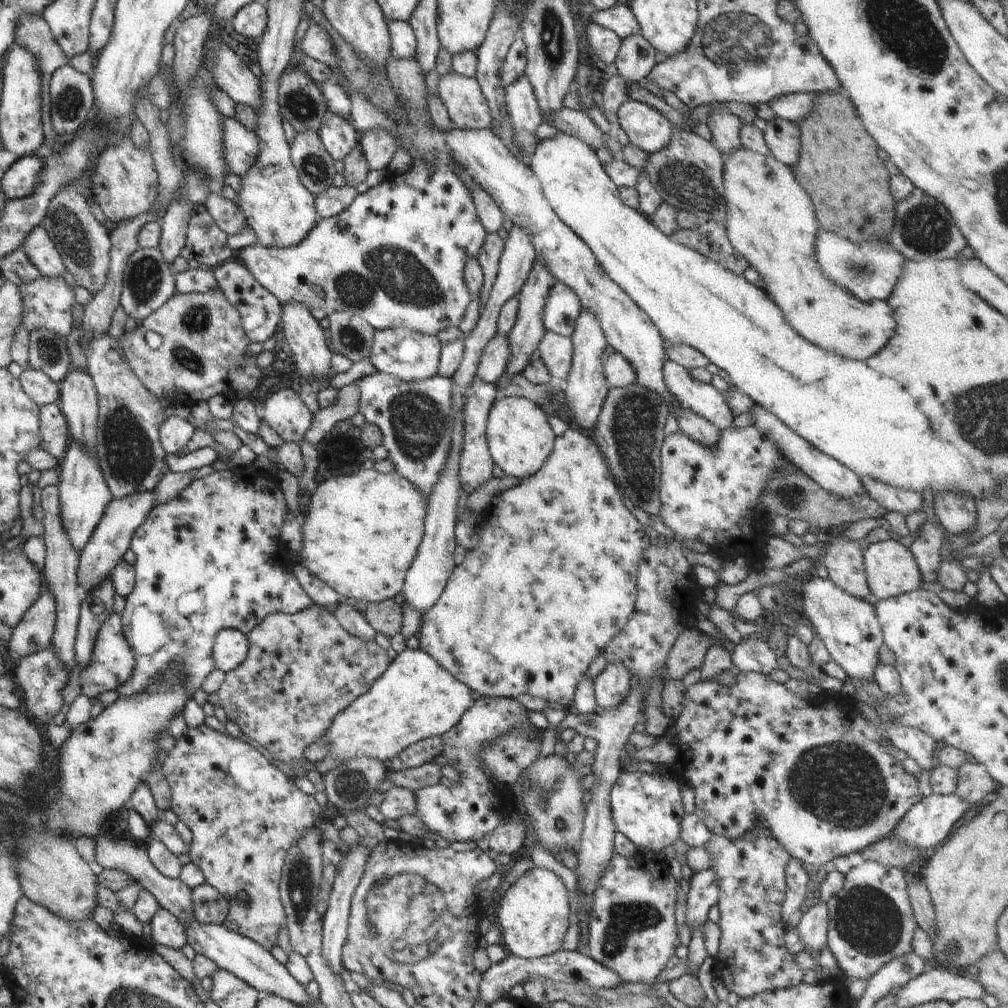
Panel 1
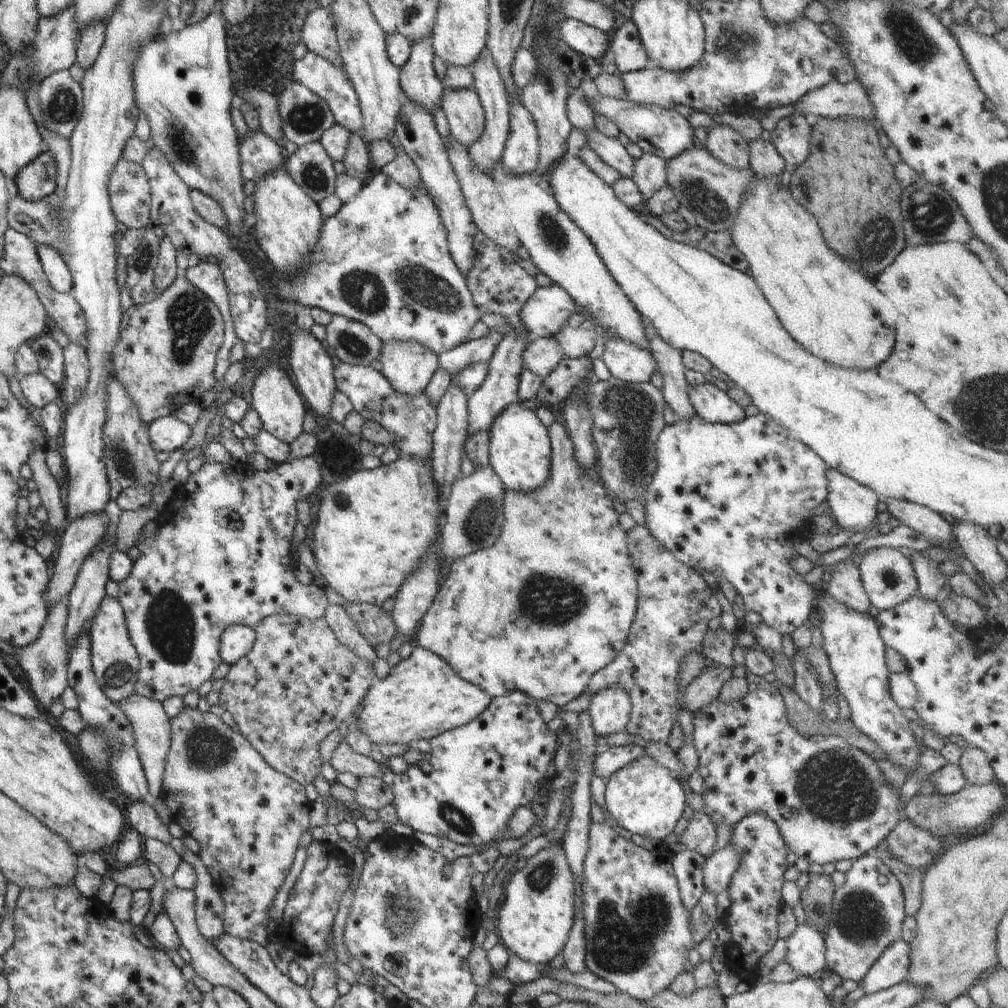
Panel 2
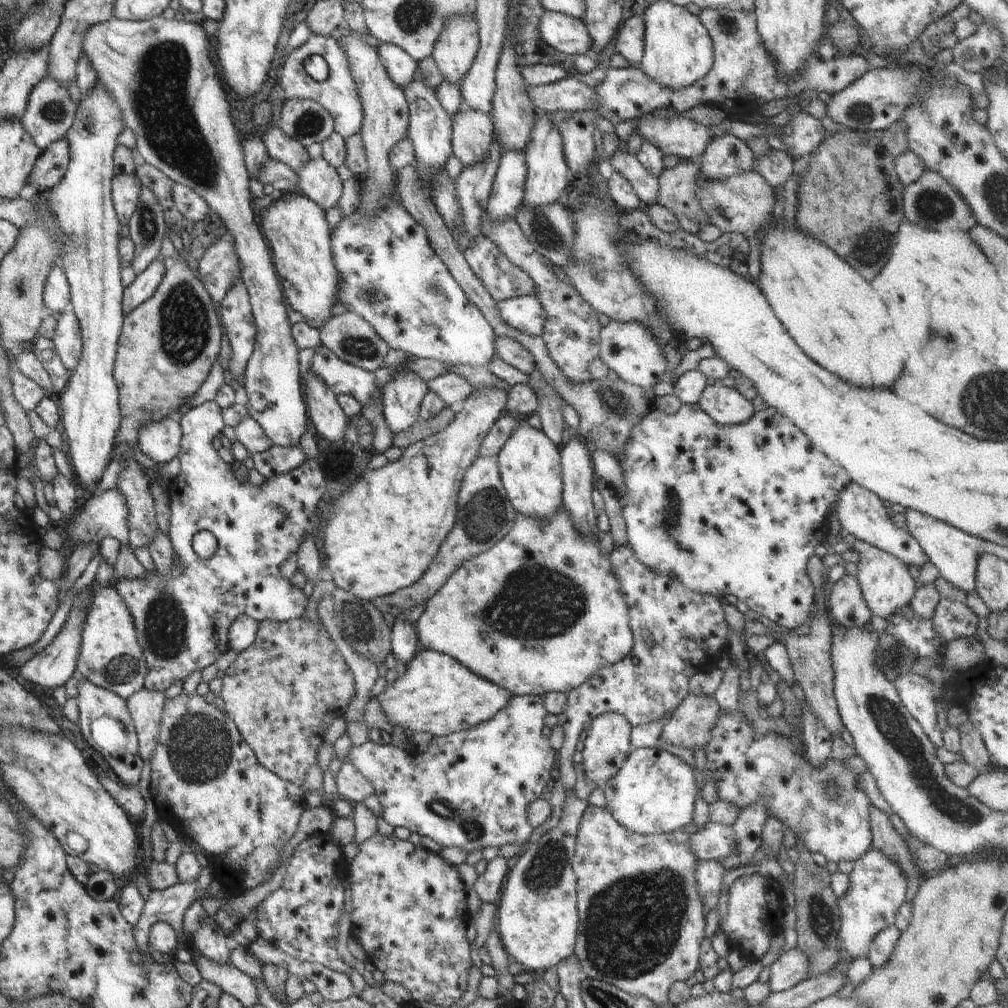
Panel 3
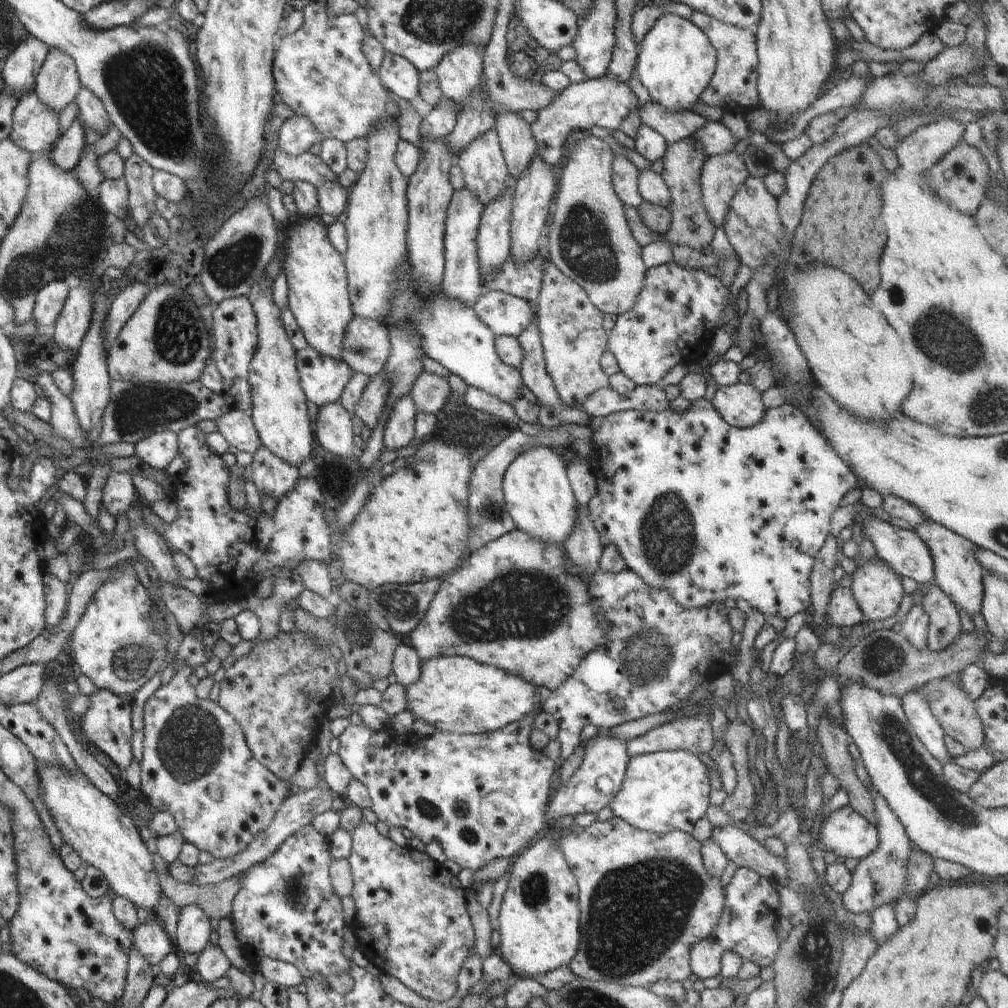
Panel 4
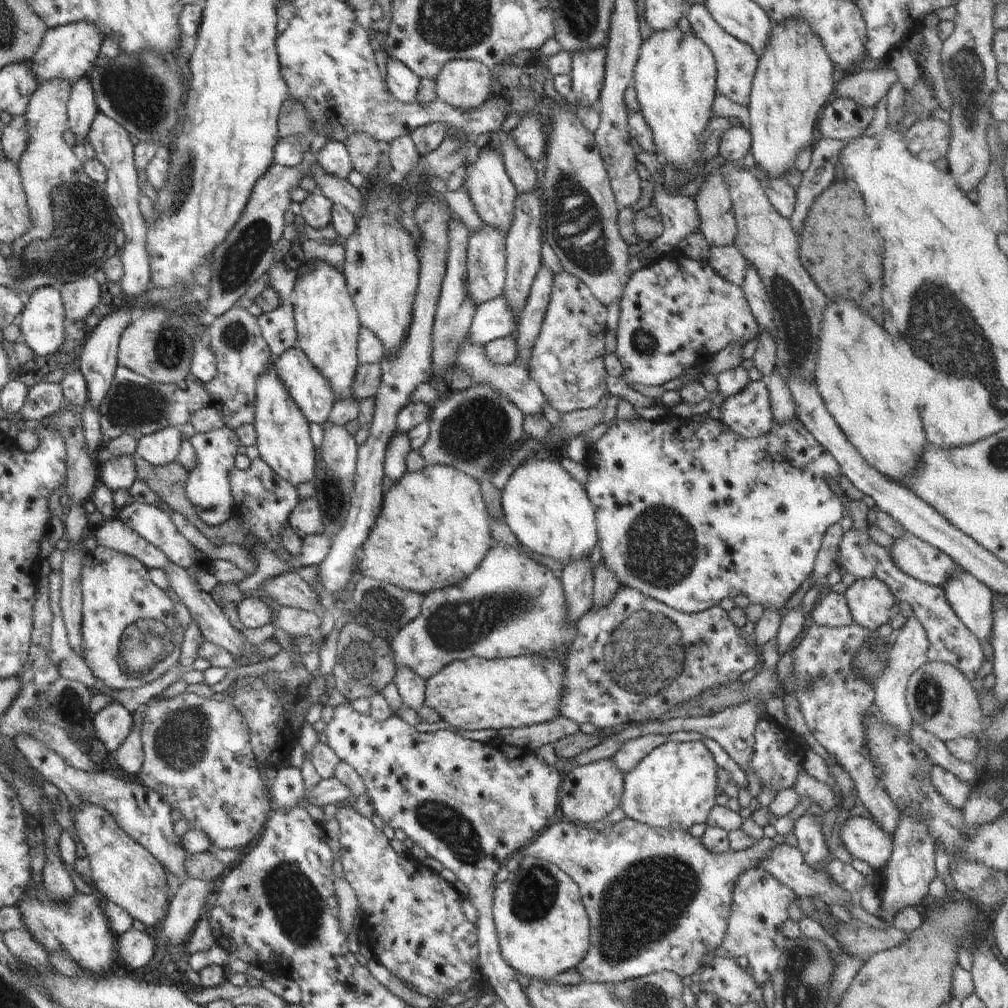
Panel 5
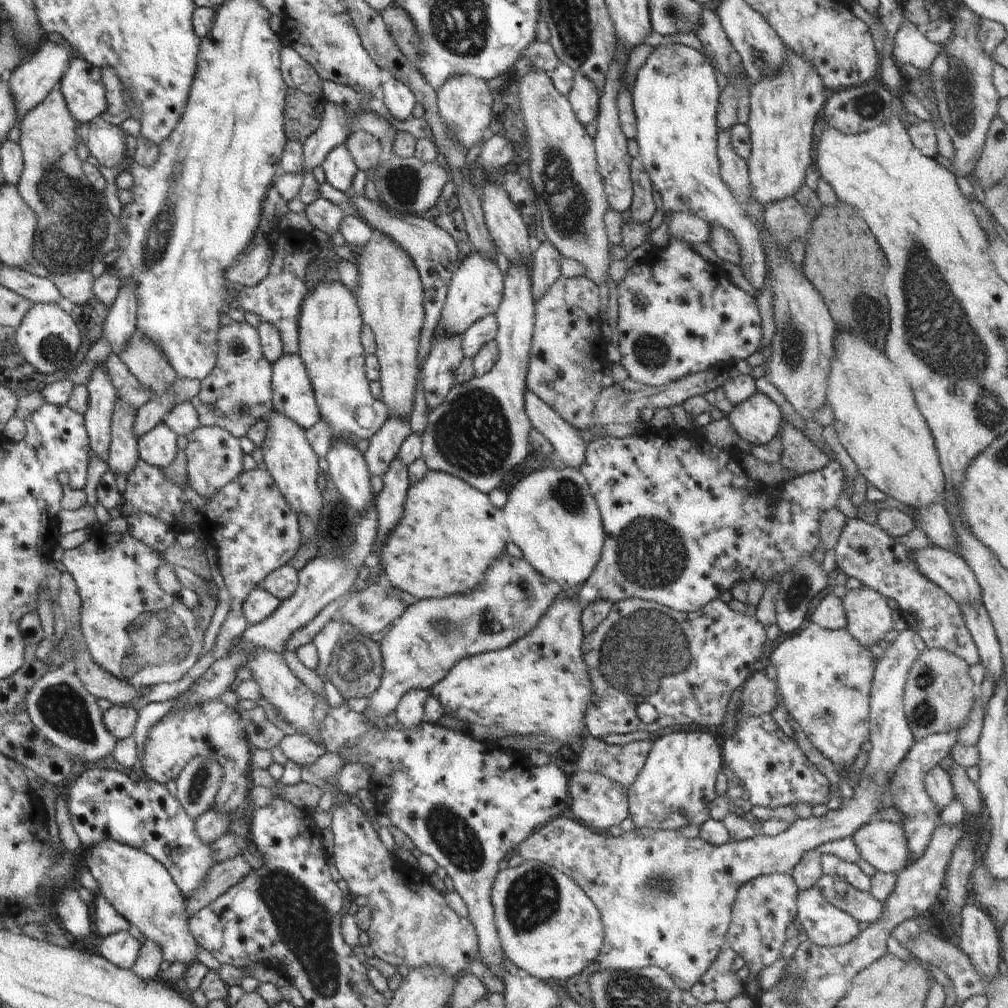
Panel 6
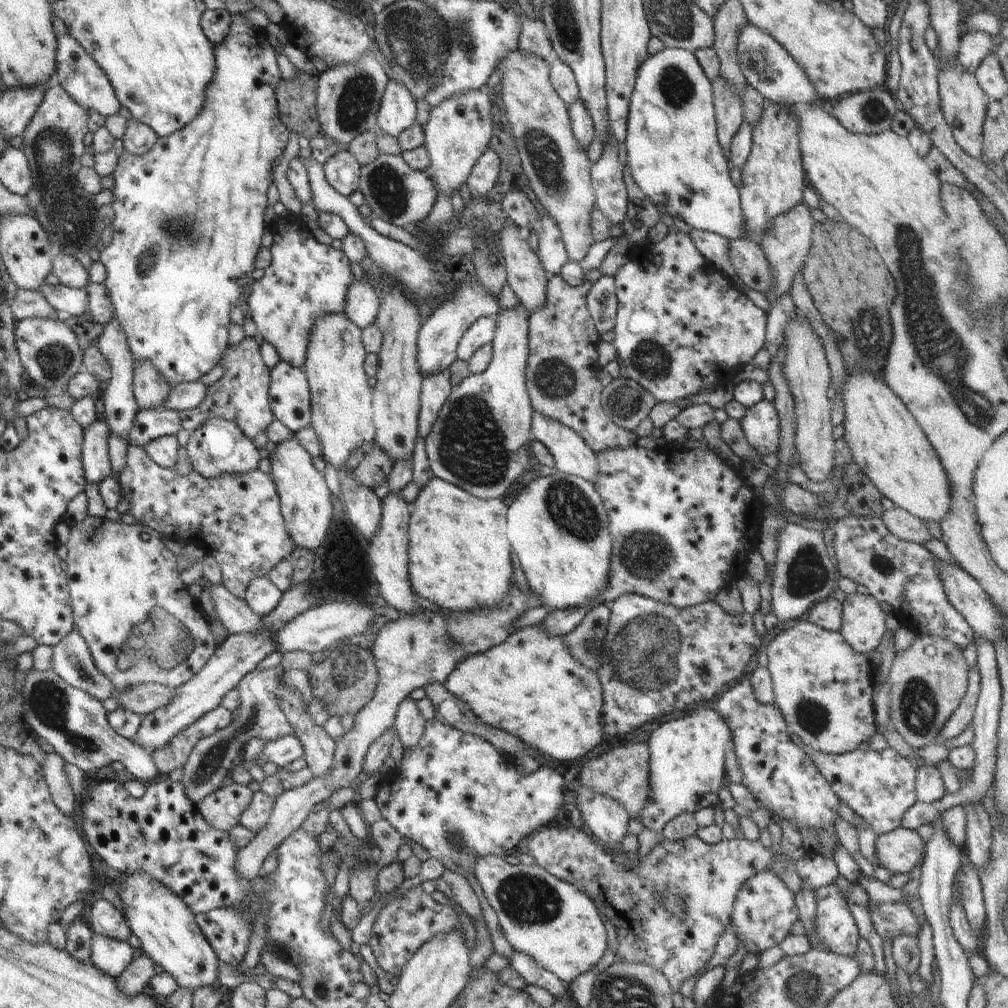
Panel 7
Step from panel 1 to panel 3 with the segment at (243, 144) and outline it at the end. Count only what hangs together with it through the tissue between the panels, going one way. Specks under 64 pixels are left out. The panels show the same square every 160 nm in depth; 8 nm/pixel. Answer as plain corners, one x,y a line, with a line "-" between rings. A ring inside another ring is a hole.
270,156
258,170
256,179
264,185
270,184
283,194
299,192
298,175
287,164
274,160

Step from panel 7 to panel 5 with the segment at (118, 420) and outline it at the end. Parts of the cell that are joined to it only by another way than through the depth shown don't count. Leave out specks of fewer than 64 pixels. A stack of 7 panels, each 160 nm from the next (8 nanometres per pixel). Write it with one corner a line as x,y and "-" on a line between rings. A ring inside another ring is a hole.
98,112
90,125
87,138
92,148
96,151
96,158
106,167
107,179
104,182
104,190
108,202
121,223
124,232
124,245
120,248
121,261
123,262
124,274
122,275
120,288
125,302
129,304
135,298
147,292
152,282
150,276
149,252
147,251
147,223
138,209
138,199
141,196
138,187
137,168
130,136
115,120
104,113
-
128,455
111,458
106,465
102,466
98,476
99,482
102,482
113,494
117,490
128,491
137,479
134,463

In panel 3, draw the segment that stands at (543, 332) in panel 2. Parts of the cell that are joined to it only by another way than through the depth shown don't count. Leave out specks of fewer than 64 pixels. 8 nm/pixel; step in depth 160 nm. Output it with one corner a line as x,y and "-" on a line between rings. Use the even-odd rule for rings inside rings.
536,294
516,297
497,303
501,317
516,330
530,336
541,336
545,310

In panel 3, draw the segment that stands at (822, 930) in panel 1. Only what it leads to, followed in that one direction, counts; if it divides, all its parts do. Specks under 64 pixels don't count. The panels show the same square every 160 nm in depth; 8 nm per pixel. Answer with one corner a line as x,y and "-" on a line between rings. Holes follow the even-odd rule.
798,948
787,952
782,951
779,957
771,964
771,977
768,986
771,992
779,993
796,986
809,974
810,959
806,953

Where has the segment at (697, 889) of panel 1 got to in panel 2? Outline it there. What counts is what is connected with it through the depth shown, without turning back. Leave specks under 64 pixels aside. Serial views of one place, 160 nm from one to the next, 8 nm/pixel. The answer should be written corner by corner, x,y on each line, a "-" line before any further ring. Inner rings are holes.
730,844
710,855
706,859
703,872
705,892
710,891
717,895
722,890
727,890
739,862
739,853

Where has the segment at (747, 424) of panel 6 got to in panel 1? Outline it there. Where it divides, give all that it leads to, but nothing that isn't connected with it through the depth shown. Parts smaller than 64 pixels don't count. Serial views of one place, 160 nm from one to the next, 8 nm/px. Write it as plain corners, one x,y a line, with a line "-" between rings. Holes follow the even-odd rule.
668,358
663,363
663,377
676,404
692,409
720,430
732,426
733,412
726,404
723,393
713,385
692,378
687,368

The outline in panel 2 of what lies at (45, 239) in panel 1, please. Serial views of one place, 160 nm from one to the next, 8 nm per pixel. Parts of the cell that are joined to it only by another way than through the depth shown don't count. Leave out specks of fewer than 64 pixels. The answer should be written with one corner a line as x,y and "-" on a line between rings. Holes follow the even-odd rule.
37,245
37,255
51,288
61,293
70,293
73,287
73,278
69,266
59,252
46,245

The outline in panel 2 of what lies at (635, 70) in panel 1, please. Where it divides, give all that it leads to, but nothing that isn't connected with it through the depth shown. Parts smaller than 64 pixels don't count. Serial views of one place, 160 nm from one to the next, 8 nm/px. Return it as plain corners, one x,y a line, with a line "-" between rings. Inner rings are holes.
632,20
616,29
611,41
611,50
614,52
615,64
620,73
631,73
654,66

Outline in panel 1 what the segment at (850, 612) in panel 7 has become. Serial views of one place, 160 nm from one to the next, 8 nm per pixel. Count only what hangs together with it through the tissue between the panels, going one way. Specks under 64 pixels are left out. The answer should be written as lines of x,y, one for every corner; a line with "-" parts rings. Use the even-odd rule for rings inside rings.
888,539
870,543
868,548
863,550
863,561
870,592
872,592
872,597
878,601
918,590
924,583
914,555
900,541

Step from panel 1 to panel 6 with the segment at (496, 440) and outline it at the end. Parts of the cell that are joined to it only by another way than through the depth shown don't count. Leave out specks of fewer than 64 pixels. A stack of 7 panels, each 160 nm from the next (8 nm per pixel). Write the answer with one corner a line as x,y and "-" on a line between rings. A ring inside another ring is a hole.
572,467
535,470
519,480
507,493
507,497
503,507
504,522
510,541
522,550
523,557
543,578
558,583
563,590
582,582
584,584
600,560
605,536
597,502
590,494
588,481
581,471

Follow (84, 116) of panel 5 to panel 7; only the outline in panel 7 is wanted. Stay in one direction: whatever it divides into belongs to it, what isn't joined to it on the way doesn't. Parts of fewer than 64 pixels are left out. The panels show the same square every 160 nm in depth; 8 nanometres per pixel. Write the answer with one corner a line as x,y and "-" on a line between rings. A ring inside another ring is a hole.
70,32
57,39
55,83
59,84
88,112
98,112
100,116
119,114
121,105
115,96
104,70
92,60
92,56
76,40

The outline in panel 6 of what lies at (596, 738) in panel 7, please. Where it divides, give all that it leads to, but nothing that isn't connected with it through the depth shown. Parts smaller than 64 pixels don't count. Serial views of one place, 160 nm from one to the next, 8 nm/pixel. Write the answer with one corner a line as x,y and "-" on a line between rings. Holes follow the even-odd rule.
576,596
556,598
546,614
525,637
505,649
459,660
442,680
432,686
431,695
443,706
445,714
467,723
470,727
500,727
508,734
520,736
548,735
563,745
578,748
580,738
586,731
584,715
590,699
593,699
591,680
581,651
584,644
581,612

